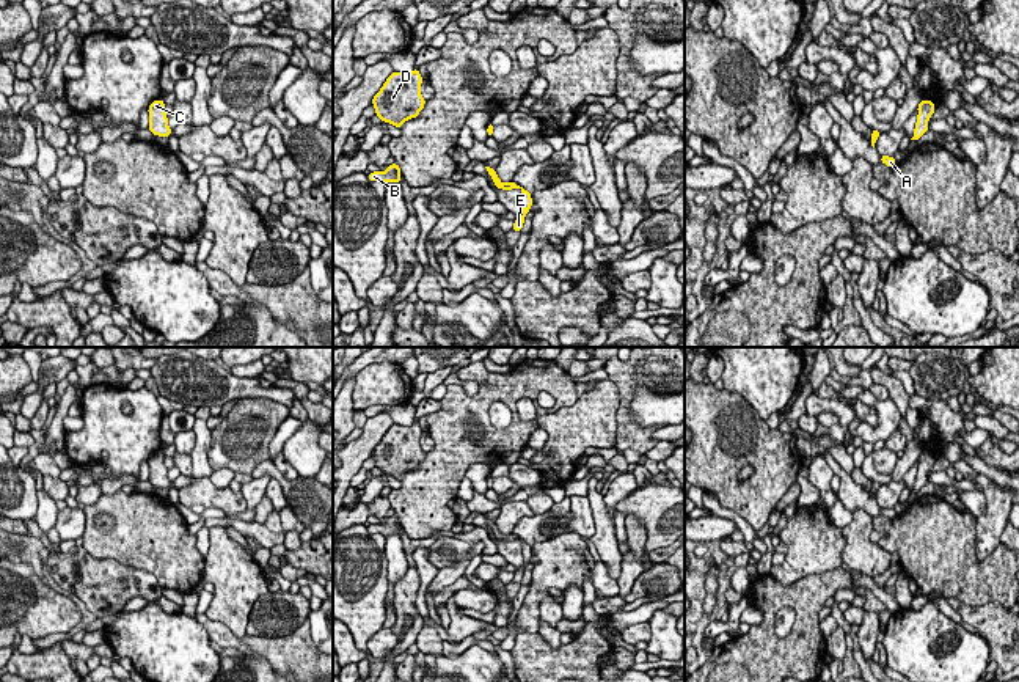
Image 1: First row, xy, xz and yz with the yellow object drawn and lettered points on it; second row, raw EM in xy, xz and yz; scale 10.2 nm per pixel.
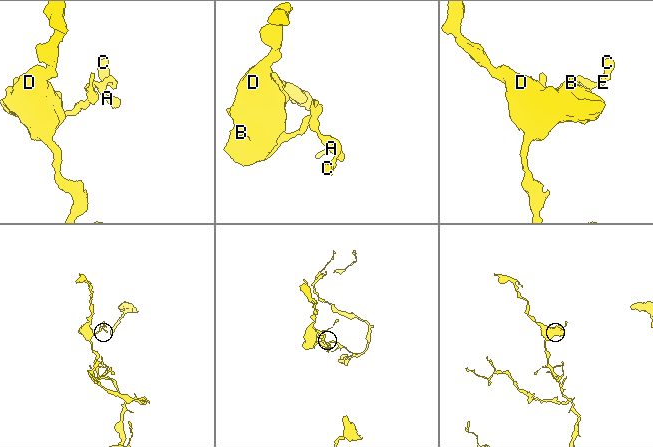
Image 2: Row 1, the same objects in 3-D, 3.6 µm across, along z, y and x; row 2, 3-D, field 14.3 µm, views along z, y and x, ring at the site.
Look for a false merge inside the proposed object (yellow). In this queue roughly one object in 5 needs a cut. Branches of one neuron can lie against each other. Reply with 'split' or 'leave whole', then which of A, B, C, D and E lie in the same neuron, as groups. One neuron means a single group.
leave whole | A B C D E

